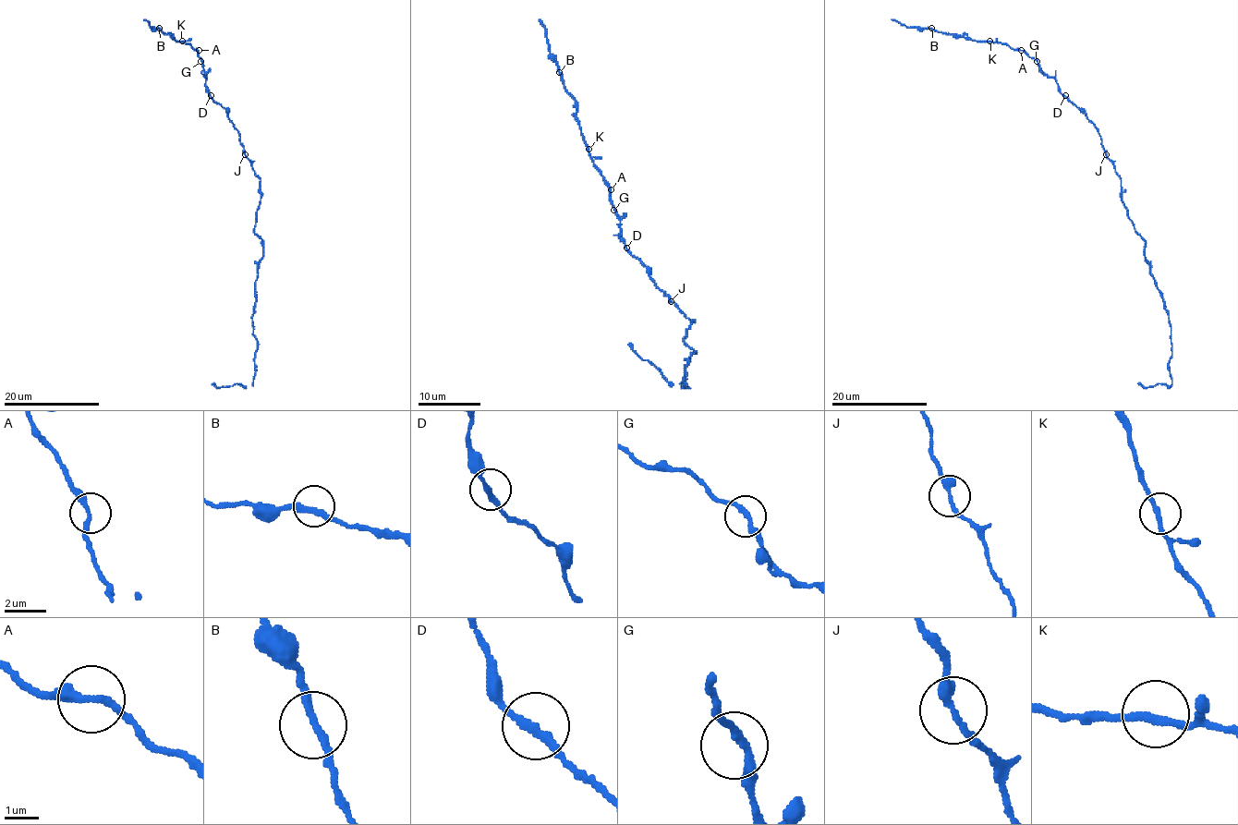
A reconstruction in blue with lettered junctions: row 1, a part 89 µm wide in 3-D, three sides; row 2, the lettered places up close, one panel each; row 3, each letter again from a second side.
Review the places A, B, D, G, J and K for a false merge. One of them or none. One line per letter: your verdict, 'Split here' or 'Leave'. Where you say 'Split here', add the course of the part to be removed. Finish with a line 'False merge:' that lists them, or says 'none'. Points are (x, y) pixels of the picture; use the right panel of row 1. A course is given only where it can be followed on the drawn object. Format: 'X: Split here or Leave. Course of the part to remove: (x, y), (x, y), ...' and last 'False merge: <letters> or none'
A: Leave
B: Leave
D: Leave
G: Leave
J: Leave
K: Leave
False merge: none

